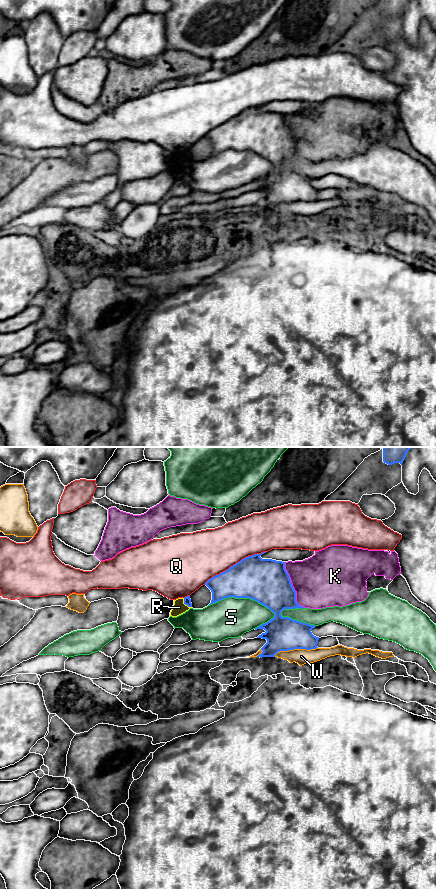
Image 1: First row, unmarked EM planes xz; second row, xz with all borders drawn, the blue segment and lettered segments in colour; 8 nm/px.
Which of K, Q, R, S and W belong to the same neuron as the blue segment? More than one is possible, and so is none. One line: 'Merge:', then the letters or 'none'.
Merge: none

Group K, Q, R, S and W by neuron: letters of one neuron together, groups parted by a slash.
K R / Q / S / W

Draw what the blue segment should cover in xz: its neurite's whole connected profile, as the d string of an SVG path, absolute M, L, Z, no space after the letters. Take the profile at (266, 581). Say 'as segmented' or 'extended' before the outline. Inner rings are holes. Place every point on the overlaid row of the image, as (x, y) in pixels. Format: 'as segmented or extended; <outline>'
as segmented; M263 552L261 554L255 554L252 556L248 556L244 559L242 559L240 562L236 563L235 565L231 566L228 570L220 573L219 575L216 575L209 579L205 585L211 590L212 592L212 600L211 604L216 603L222 599L228 598L228 597L234 597L234 598L250 598L258 603L264 605L265 607L269 608L274 614L274 618L268 621L265 624L260 625L259 627L255 628L257 629L264 629L266 632L259 635L257 638L266 639L267 643L261 648L263 651L261 654L259 654L257 657L275 657L275 655L280 651L289 651L294 649L316 649L317 643L319 640L319 637L316 637L312 634L311 630L315 628L316 626L310 625L307 623L303 623L300 621L293 620L289 617L282 617L281 612L284 609L295 609L295 608L305 608L300 606L296 602L296 591L294 590L289 574L287 573L285 569L285 562L282 561L276 561L272 559L262 559L260 556L266 552Z

